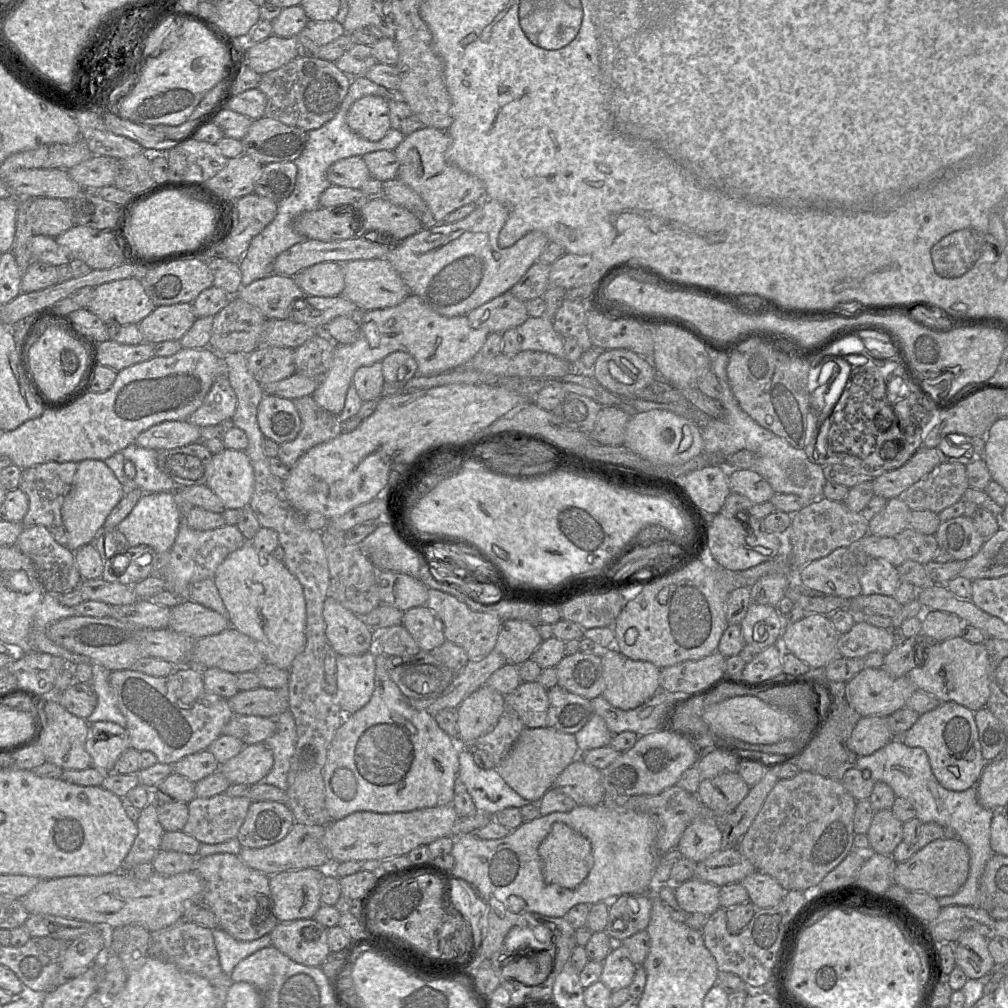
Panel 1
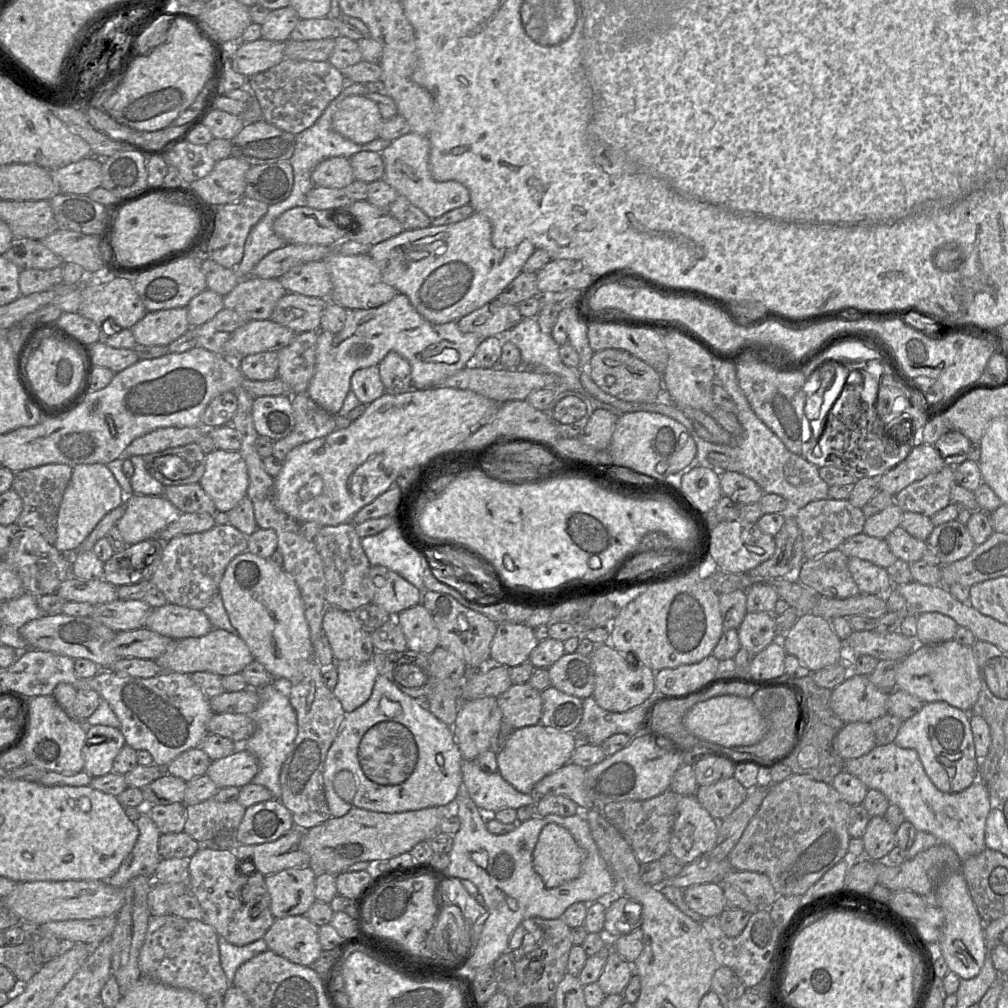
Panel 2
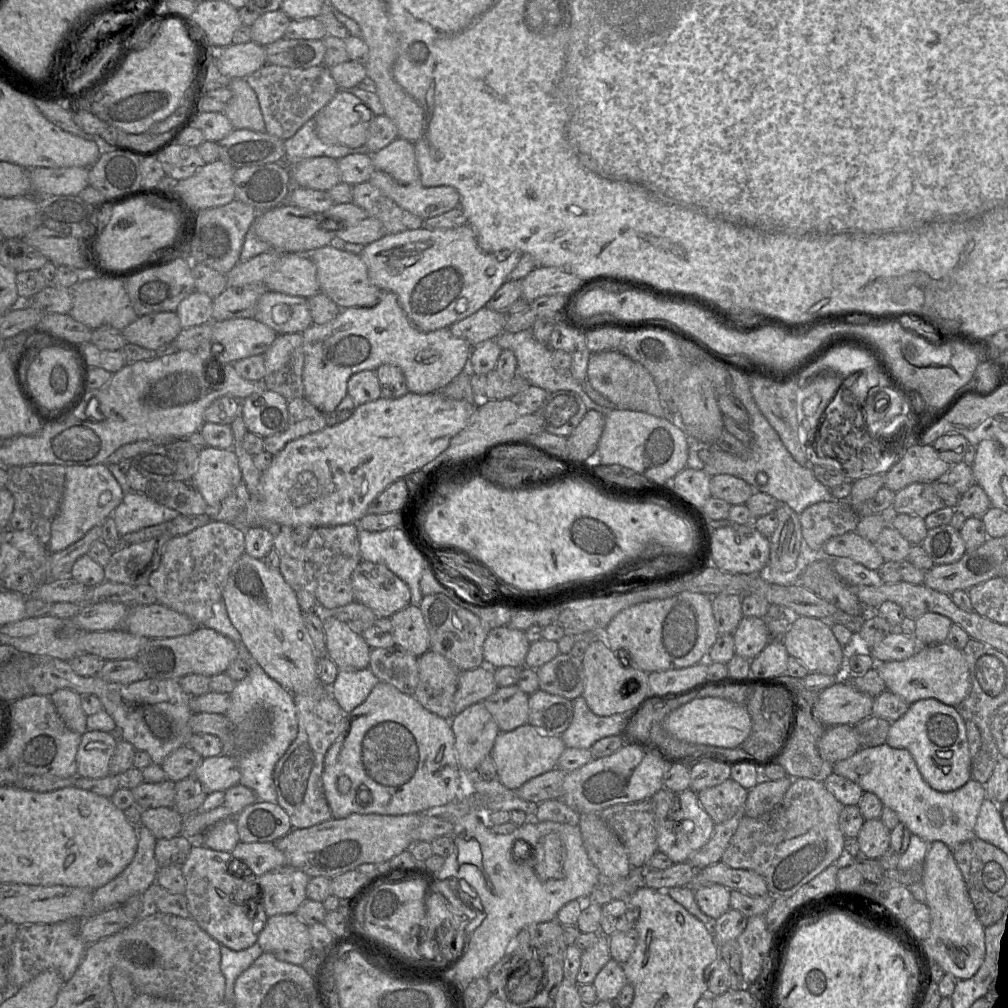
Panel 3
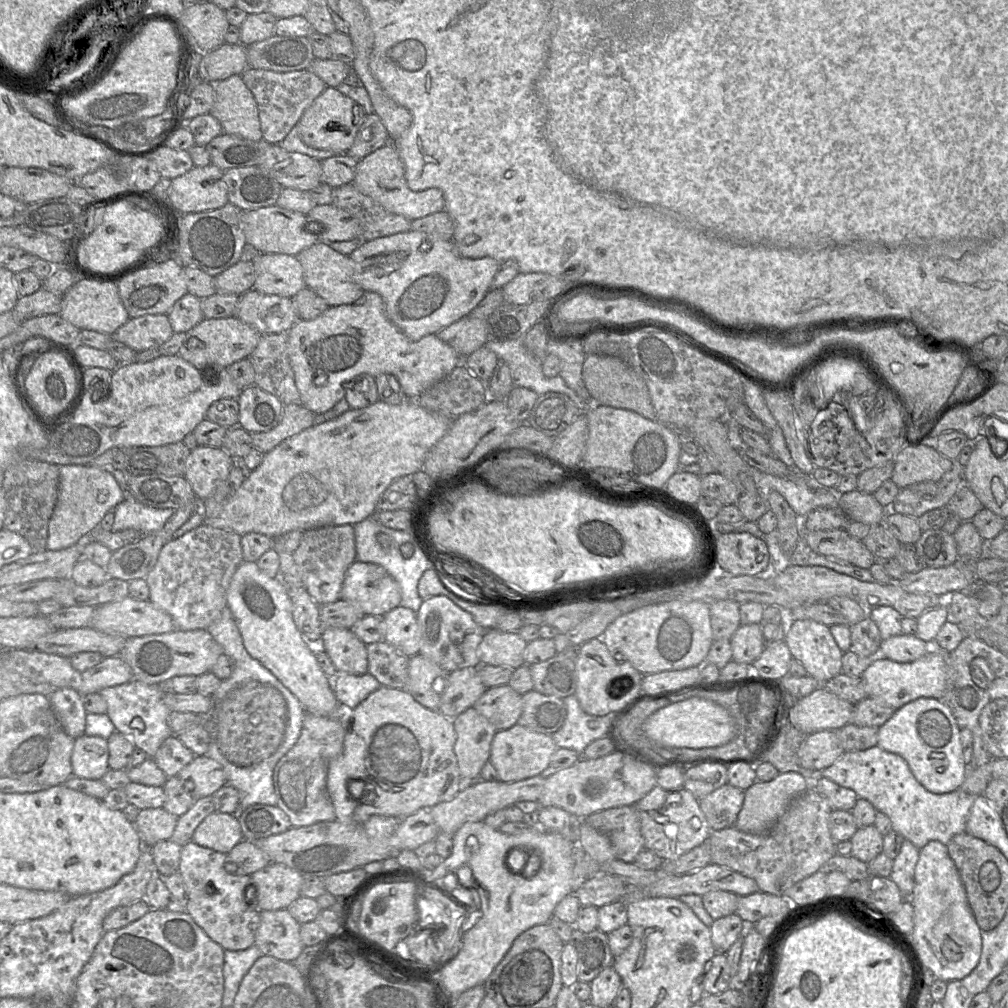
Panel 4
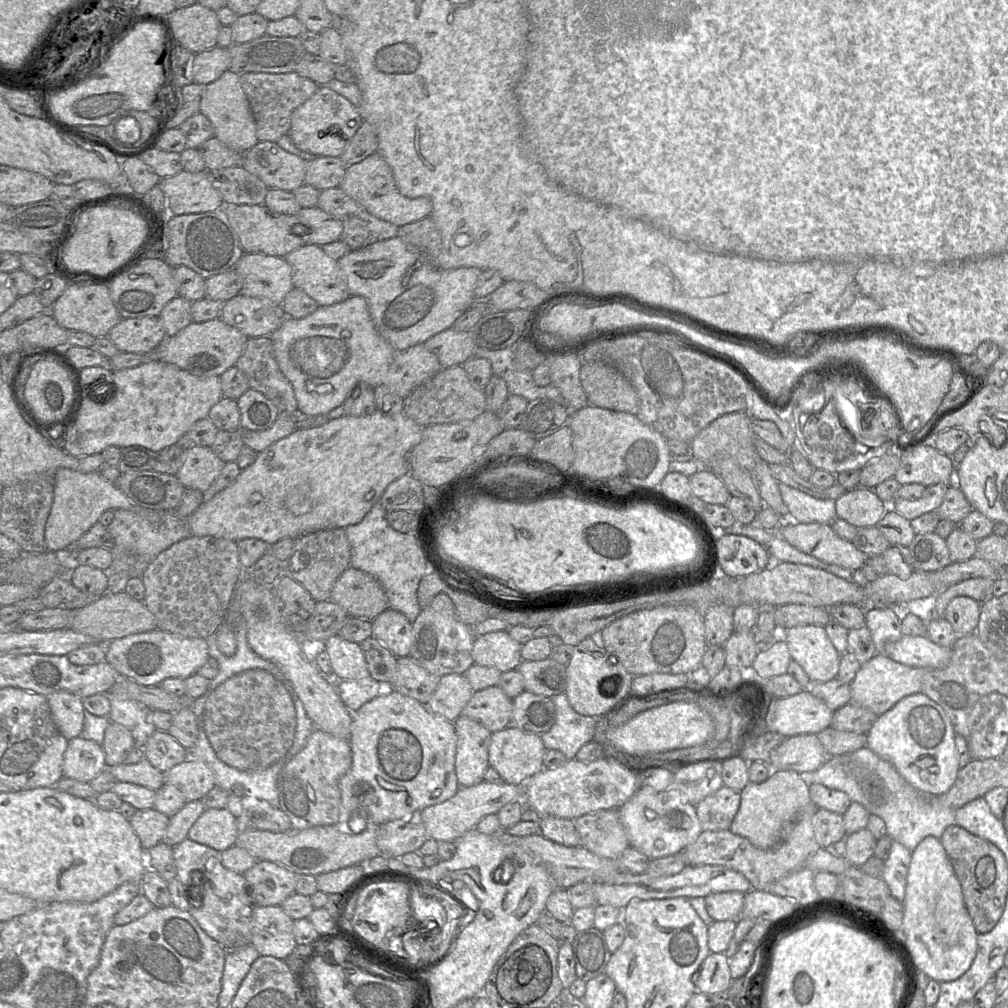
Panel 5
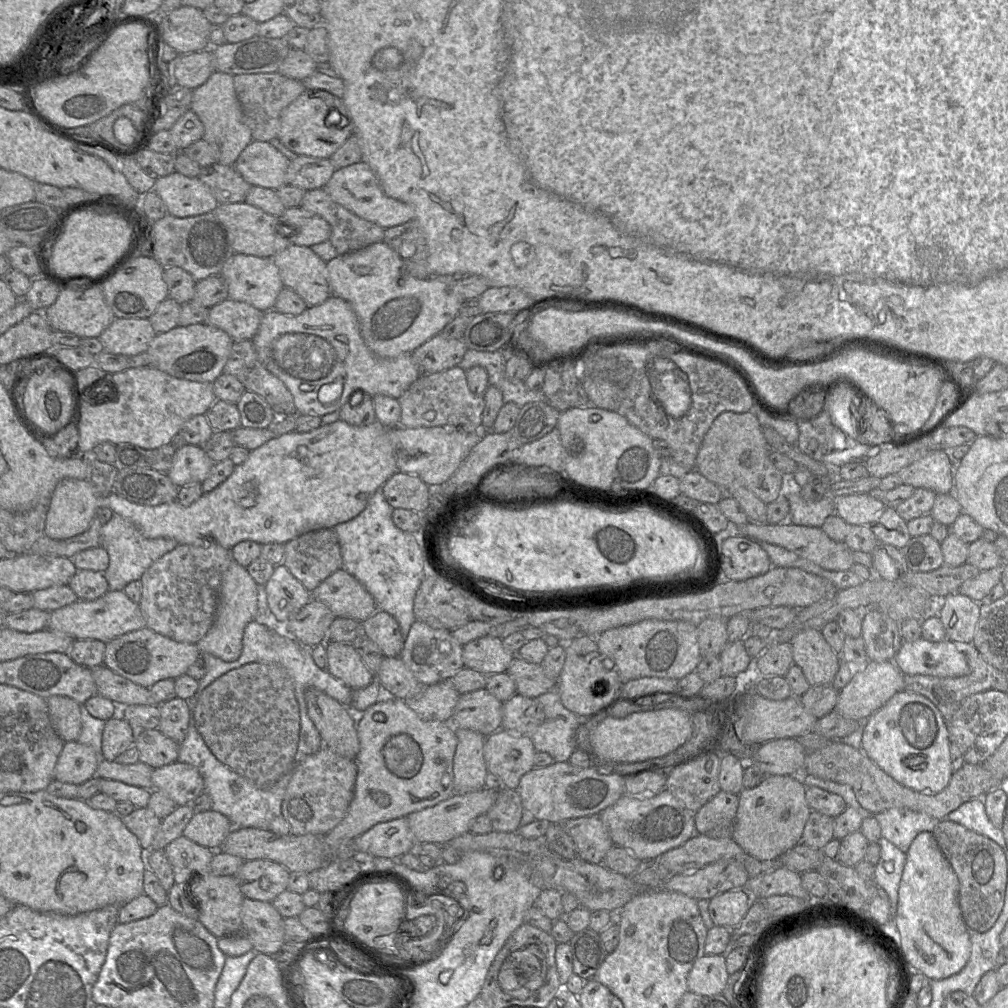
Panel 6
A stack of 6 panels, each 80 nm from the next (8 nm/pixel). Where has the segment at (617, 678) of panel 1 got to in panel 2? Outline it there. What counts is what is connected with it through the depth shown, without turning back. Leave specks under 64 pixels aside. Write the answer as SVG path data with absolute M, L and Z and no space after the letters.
M610 643L595 644L589 657L595 677L592 696L601 708L611 712L625 712L656 695L655 672L645 665L629 665Z

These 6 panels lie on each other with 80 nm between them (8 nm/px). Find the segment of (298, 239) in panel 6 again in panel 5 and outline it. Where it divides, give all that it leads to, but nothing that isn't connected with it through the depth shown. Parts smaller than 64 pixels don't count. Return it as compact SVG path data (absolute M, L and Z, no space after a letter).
M306 207L295 215L300 224L307 226L310 233L303 236L305 245L322 246L340 239L343 232L342 222L321 208Z

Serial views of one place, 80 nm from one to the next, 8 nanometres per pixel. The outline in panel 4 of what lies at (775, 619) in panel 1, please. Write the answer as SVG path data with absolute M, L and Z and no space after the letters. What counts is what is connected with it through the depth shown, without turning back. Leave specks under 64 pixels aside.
M762 624L740 625L731 636L732 660L751 665L764 650Z

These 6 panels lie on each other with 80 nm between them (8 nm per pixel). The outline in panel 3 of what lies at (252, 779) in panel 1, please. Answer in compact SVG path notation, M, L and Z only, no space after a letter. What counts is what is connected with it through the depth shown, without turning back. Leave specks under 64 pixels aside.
M213 756L203 758L193 775L202 785L206 793L226 791L239 784L240 771L237 760L231 756Z

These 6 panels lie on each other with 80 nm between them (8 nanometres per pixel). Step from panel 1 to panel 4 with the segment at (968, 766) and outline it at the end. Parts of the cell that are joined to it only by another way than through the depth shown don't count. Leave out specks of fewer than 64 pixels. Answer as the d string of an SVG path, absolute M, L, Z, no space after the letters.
M920 697L897 709L888 721L878 727L876 746L901 756L926 790L944 794L959 789L967 774L960 731L948 706L936 698Z

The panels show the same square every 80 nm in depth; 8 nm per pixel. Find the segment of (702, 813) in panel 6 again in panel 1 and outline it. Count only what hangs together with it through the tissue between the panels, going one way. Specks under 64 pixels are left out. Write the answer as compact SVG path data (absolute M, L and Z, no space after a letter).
M736 773L702 779L696 796L716 816L727 816L748 795L750 787Z

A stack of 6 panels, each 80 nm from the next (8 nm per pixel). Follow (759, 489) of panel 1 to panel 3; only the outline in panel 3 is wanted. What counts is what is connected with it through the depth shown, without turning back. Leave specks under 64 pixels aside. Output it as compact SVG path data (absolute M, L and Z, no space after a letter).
M729 474L710 477L711 497L720 498L730 505L745 504L754 489L744 480Z

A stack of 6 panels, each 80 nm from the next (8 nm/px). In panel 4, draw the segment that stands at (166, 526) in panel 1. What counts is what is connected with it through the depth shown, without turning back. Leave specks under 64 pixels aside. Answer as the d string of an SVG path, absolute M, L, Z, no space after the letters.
M126 495L113 509L114 523L111 531L133 529L145 535L152 534L161 530L174 512L169 508L147 506Z

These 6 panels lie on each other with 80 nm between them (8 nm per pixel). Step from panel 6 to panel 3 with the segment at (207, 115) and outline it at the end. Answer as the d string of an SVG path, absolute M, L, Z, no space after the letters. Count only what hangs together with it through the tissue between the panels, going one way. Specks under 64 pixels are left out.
M231 78L228 87L232 97L224 114L232 123L234 129L250 129L264 132L265 123L260 109L258 97L245 78Z

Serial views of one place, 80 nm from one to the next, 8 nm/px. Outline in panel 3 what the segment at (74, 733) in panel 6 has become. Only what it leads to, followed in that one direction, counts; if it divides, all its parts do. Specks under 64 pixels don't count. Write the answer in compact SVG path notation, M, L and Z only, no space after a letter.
M62 688L51 694L50 699L67 727L81 735L87 731L87 715L81 707L80 694L69 688Z

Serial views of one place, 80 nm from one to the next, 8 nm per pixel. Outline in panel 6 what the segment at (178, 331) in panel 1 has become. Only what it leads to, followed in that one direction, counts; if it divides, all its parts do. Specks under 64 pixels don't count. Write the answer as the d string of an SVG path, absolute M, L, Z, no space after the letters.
M116 318L98 339L104 351L131 357L145 353L156 334L147 318Z

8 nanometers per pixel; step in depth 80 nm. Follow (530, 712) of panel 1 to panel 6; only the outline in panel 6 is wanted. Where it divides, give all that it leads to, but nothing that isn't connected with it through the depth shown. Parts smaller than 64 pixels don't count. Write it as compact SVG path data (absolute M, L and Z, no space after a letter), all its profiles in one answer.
M486 688L461 694L450 723L489 736L502 727L503 702Z

